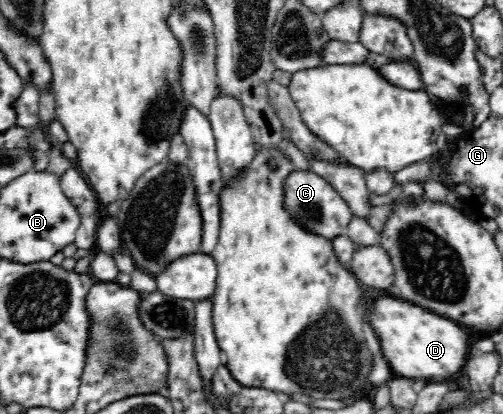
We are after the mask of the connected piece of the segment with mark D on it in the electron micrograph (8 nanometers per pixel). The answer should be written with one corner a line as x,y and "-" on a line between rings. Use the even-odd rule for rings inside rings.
393,297
377,299
377,303
373,305
371,323
373,329
377,329
381,349
389,365
403,377
415,381
447,381
463,369
470,355
469,337
459,325
407,301
399,301

